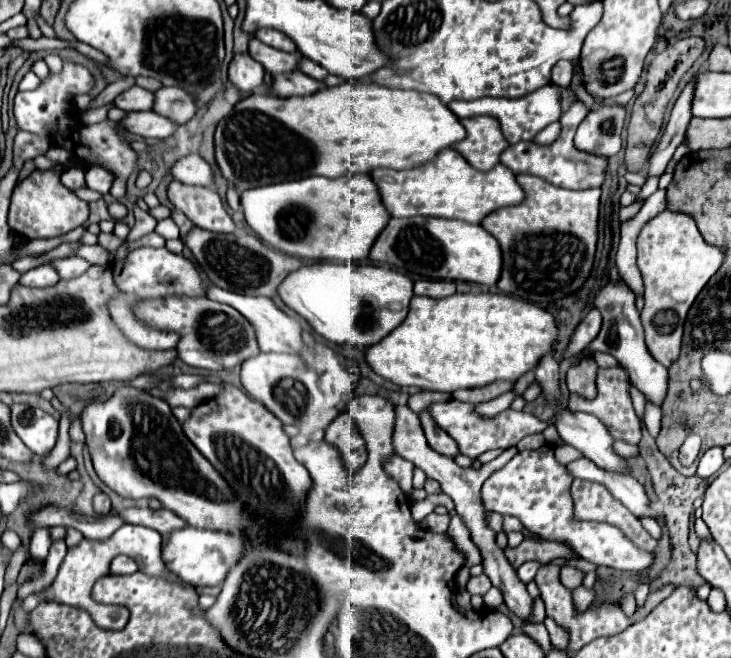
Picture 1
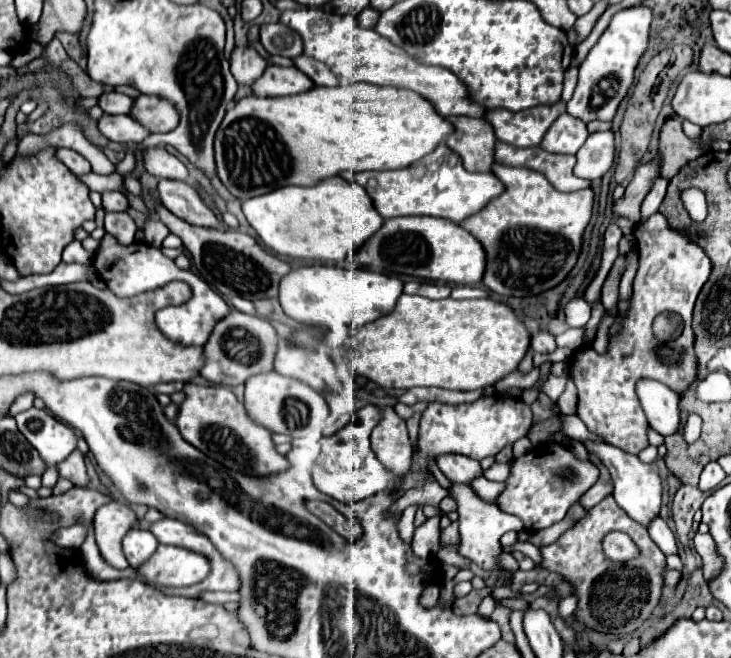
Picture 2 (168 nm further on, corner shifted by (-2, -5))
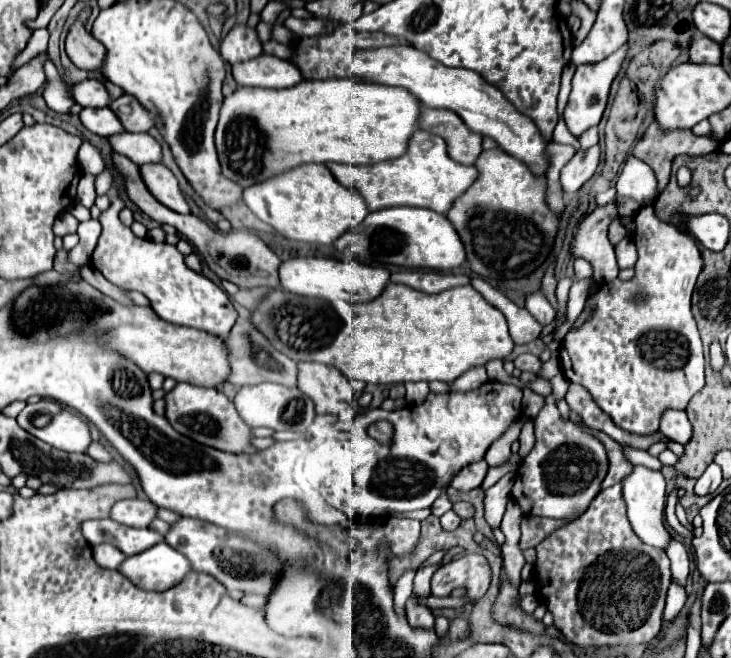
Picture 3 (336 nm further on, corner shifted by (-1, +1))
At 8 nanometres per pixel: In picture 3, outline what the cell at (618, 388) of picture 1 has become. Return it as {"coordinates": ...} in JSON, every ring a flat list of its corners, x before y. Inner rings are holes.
{"coordinates":[[643,206,643,208,637,212,635,224,637,224,635,244,637,244,637,250,639,250,639,260,637,260,637,264,635,264,635,270,633,270,633,268,621,270,621,272,619,272,619,278,621,278,621,280,617,278,617,280,609,282,607,286,601,284,601,286,587,298,585,308,591,310,589,318,587,318,581,326,571,328,571,330,565,334,565,338,561,340,559,352,561,352,561,368,563,368,563,374,565,374,565,378,567,378,569,382,577,382,577,384,585,386,585,388,589,390,589,394,593,396,593,400,597,402,597,406,599,406,603,412,607,412,619,428,623,428,623,430,627,430,627,432,633,432,633,434,647,436,647,434,653,434,653,432,659,430,661,412,665,412,667,408,685,410,687,404,689,404,689,400,691,400,691,396,693,396,695,392,699,392,699,390,703,388,703,384,705,384,705,376,703,376,703,372,705,372,703,346,701,346,700,334,697,332,697,322,695,322,695,318,693,318,693,314,691,314,691,294,693,294,693,288,695,288,695,280,697,280,697,276,699,276,699,272,701,272,701,268,703,268,703,260,701,260,701,252,699,252,699,248,697,248,693,236,689,236,689,232,681,230,681,228,675,226,675,224,669,224,669,222,659,220,659,218,655,216,655,212,653,212,651,206],[637,290,643,290,643,294,647,296,645,302,639,302,639,300,643,300,643,296,641,296,641,294,635,296]]}

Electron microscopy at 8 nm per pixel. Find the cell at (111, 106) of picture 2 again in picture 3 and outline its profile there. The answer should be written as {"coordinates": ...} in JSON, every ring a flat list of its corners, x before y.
{"coordinates":[[91,78,73,84,71,96,83,108,103,108,103,106,109,106,109,102,111,102,103,82,91,80]]}

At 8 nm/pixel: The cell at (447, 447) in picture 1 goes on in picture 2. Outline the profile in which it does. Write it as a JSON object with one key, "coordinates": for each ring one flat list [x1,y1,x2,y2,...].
{"coordinates":[[440,454,436,460,438,468,444,472,444,476,452,482,468,484,472,478,482,474,482,468,476,460,466,458,462,454]]}

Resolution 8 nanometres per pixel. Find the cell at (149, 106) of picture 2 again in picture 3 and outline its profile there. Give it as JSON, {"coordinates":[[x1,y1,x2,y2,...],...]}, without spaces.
{"coordinates":[[123,94,121,98,113,100,109,104,109,108,121,120,121,124,127,132,147,132,153,126,151,114,145,112,145,108,141,108,141,104,129,94]]}

